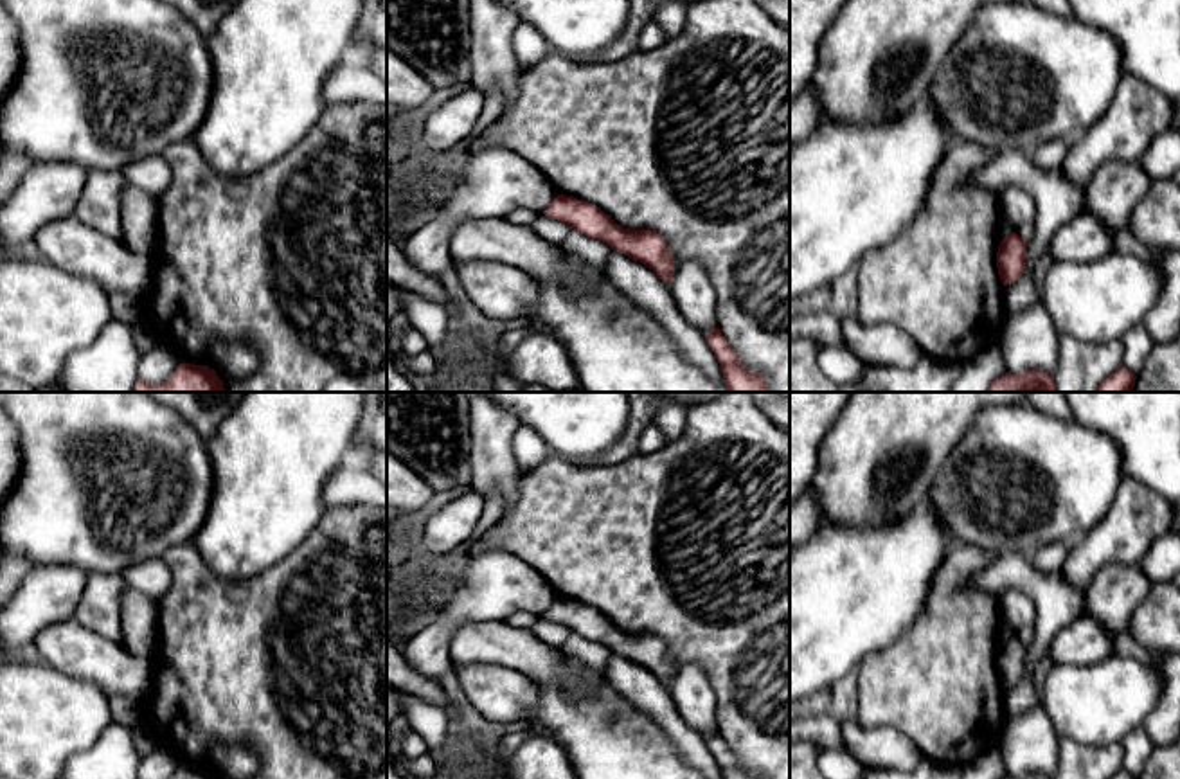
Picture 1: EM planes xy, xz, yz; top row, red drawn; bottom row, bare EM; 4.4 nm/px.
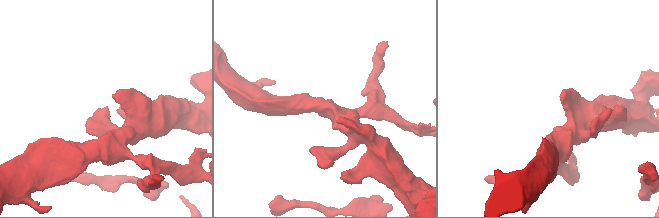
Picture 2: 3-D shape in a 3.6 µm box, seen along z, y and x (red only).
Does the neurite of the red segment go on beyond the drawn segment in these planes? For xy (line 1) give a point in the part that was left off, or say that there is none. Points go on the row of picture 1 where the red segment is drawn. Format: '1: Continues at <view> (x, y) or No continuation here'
1: No continuation here

